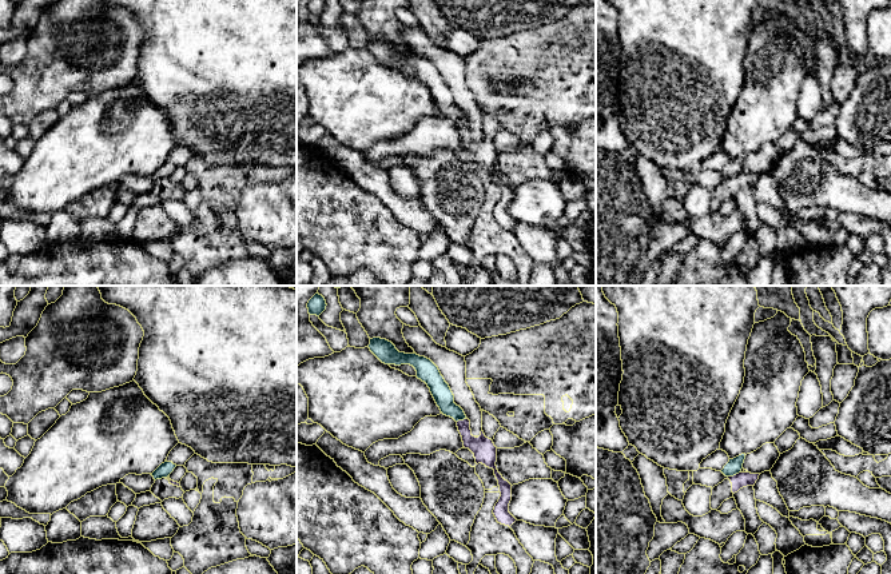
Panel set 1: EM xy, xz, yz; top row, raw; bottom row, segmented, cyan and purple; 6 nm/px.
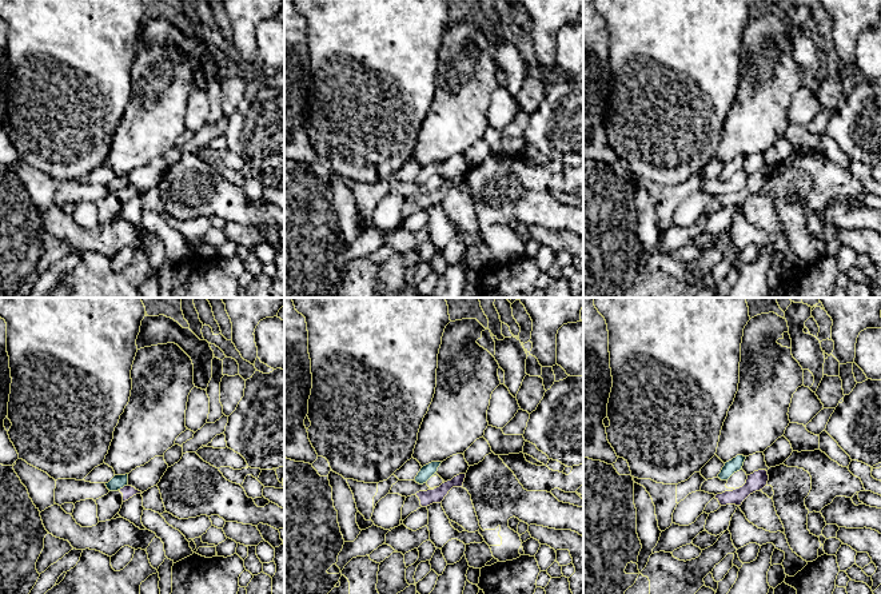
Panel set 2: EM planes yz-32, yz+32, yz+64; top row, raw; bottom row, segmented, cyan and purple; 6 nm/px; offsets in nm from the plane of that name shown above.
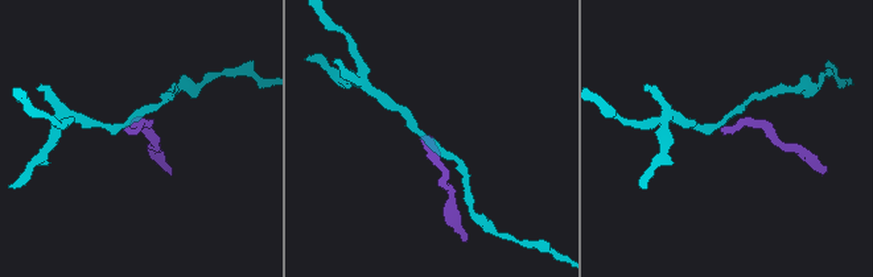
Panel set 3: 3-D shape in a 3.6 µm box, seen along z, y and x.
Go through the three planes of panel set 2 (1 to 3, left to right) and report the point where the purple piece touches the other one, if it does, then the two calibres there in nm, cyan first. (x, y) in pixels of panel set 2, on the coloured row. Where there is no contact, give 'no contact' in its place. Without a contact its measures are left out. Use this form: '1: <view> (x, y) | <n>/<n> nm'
1: yz-32 (123, 486) | 90/80 nm
2: no contact
3: no contact

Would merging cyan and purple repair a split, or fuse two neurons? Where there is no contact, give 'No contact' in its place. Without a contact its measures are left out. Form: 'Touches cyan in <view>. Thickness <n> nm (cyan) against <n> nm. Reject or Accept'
Touches cyan in yz. Thickness 90 nm (cyan) against 90 nm. Reject

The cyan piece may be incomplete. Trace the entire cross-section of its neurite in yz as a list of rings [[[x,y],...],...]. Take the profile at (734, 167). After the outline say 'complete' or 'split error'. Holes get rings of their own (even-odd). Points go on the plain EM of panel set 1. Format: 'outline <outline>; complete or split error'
outline [[[741,155],[733,160],[729,160],[729,163],[721,171],[721,174],[725,178],[733,178],[733,176],[739,175],[743,170],[744,160],[745,160],[745,155]]]; complete

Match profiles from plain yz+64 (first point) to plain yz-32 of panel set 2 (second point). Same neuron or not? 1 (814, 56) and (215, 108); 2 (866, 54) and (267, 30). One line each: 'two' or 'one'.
1: one
2: one

